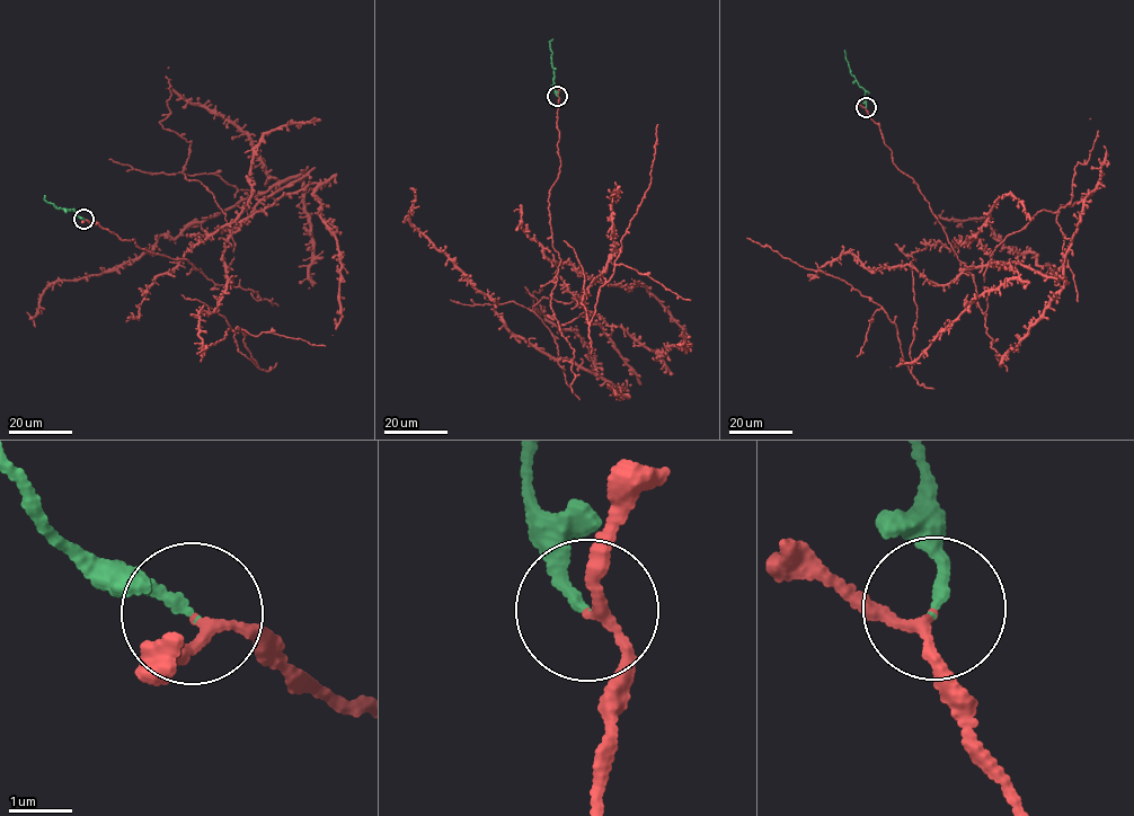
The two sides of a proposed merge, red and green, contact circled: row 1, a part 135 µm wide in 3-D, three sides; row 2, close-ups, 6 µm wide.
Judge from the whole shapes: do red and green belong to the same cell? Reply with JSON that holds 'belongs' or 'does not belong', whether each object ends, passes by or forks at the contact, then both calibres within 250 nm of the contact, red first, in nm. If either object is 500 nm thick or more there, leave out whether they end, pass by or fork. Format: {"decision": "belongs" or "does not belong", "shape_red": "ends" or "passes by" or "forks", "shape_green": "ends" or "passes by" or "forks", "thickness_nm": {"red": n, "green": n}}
{"decision": "belongs", "shape_red": "passes by", "shape_green": "ends", "thickness_nm": {"red": 130, "green": 170}}

